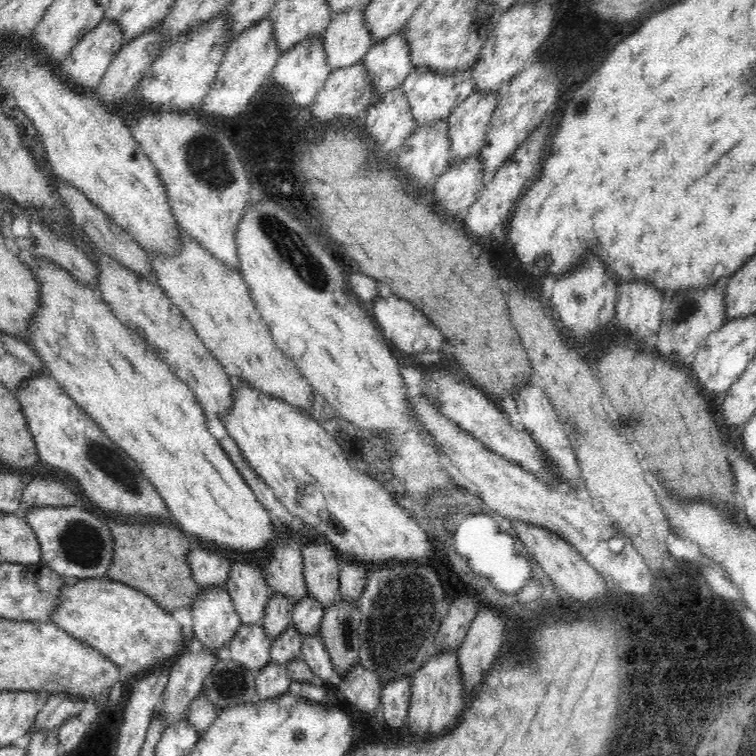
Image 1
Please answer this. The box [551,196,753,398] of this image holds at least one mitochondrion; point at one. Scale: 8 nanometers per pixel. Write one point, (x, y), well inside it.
(682, 313)

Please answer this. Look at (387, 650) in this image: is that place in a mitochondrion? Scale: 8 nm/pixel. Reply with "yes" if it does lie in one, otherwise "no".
yes

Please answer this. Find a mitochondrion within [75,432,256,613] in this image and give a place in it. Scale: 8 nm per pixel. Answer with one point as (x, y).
(104, 456)

